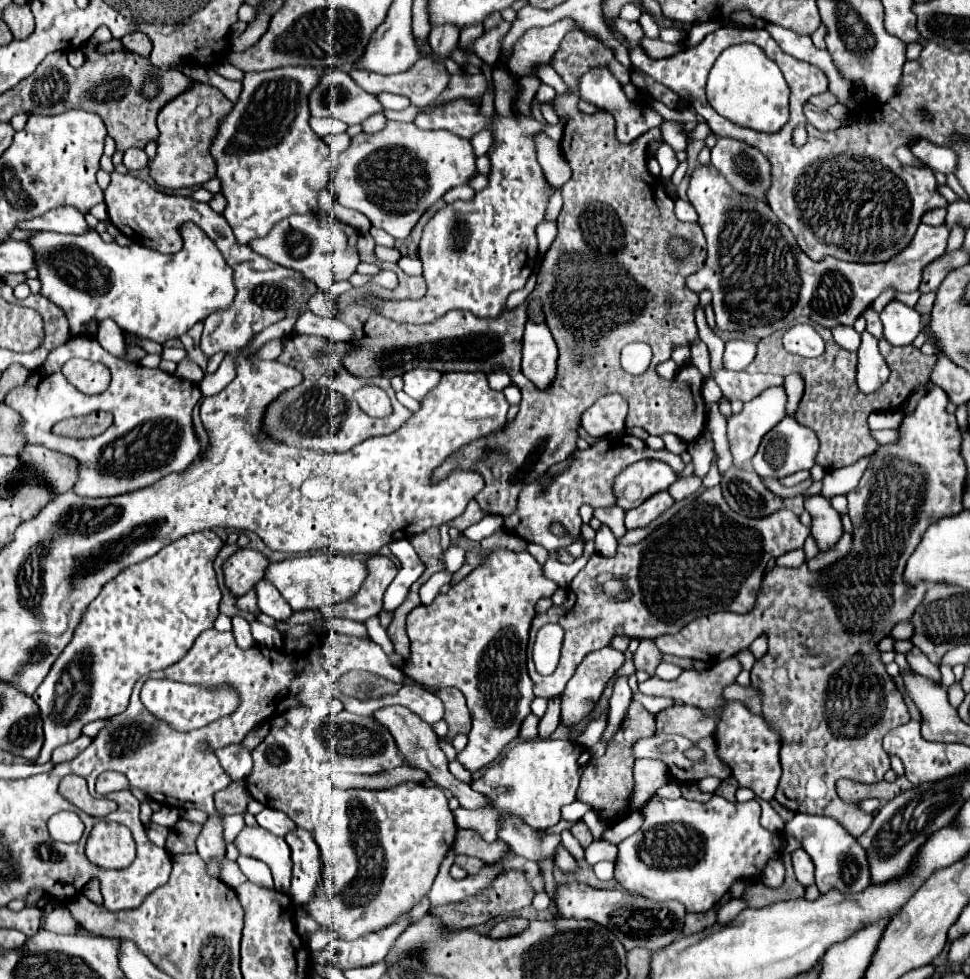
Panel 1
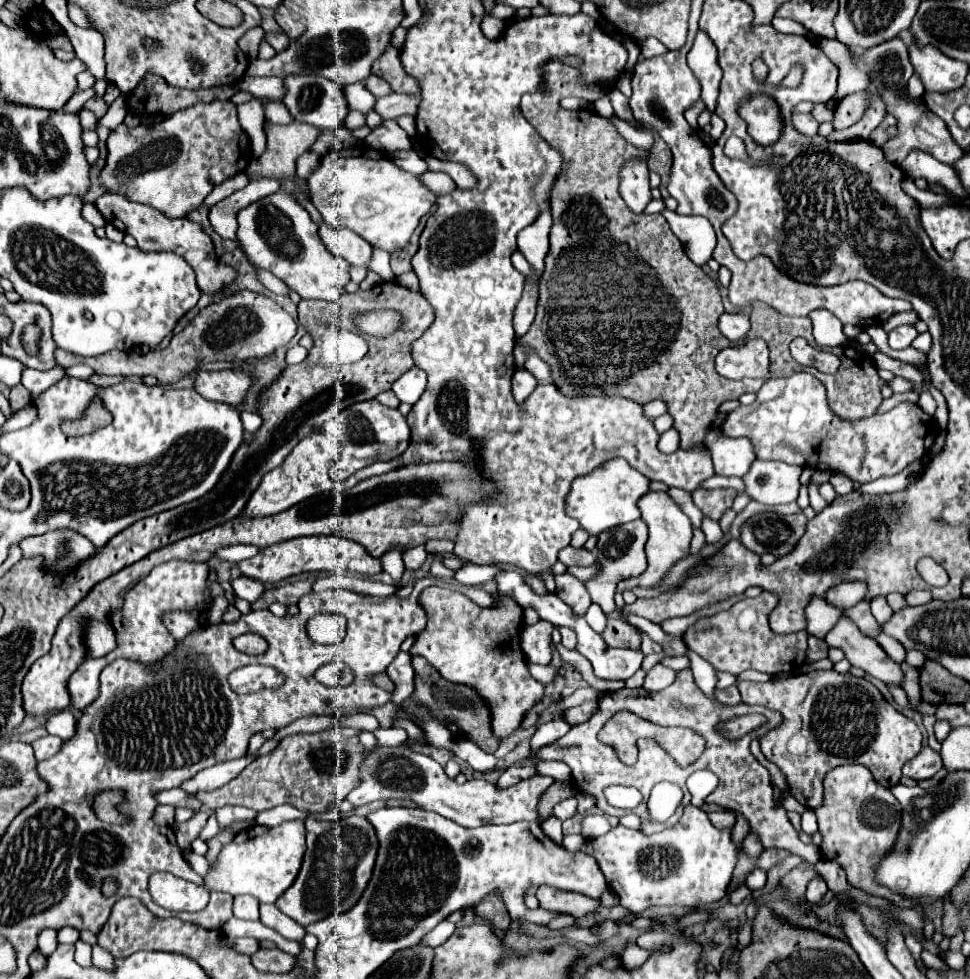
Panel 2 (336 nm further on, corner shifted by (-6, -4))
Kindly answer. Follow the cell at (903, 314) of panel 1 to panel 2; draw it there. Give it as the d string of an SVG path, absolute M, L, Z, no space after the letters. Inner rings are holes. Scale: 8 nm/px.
M900 325L892 333L888 333L888 343L892 349L906 349L912 345L912 341L918 337L918 331L914 325Z

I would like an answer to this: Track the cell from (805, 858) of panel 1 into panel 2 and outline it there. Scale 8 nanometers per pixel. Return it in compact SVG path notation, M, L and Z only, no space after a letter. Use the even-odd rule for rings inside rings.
M814 877L810 883L808 883L808 887L806 887L806 899L808 901L812 901L812 903L818 903L822 897L824 897L824 893L828 891L828 887L826 887L826 881L822 879L822 877Z

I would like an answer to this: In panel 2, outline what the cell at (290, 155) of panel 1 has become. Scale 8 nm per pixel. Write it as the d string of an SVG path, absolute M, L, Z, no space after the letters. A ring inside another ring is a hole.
M244 75L240 79L240 89L244 91L250 91L254 97L268 97L272 101L278 101L282 103L284 101L284 79L280 77L250 77L250 75Z

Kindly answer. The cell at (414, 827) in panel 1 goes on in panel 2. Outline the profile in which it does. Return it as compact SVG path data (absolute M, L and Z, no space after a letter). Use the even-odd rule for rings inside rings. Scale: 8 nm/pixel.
M348 815L340 821L306 819L306 853L296 881L276 901L276 907L302 927L322 921L334 913L350 911L362 897L372 877L378 853L376 829L362 815Z

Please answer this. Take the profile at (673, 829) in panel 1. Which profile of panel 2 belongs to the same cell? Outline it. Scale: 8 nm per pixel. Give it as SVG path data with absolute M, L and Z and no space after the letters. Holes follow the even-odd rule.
M686 805L684 815L670 829L644 837L640 831L616 825L606 835L586 841L582 845L582 851L596 857L608 885L618 893L620 905L626 907L630 913L642 913L658 905L682 905L682 907L698 909L720 901L726 895L728 883L732 879L732 871L742 853L742 845L732 841L732 829L716 829L708 821L708 815L704 811L700 811L694 805Z

